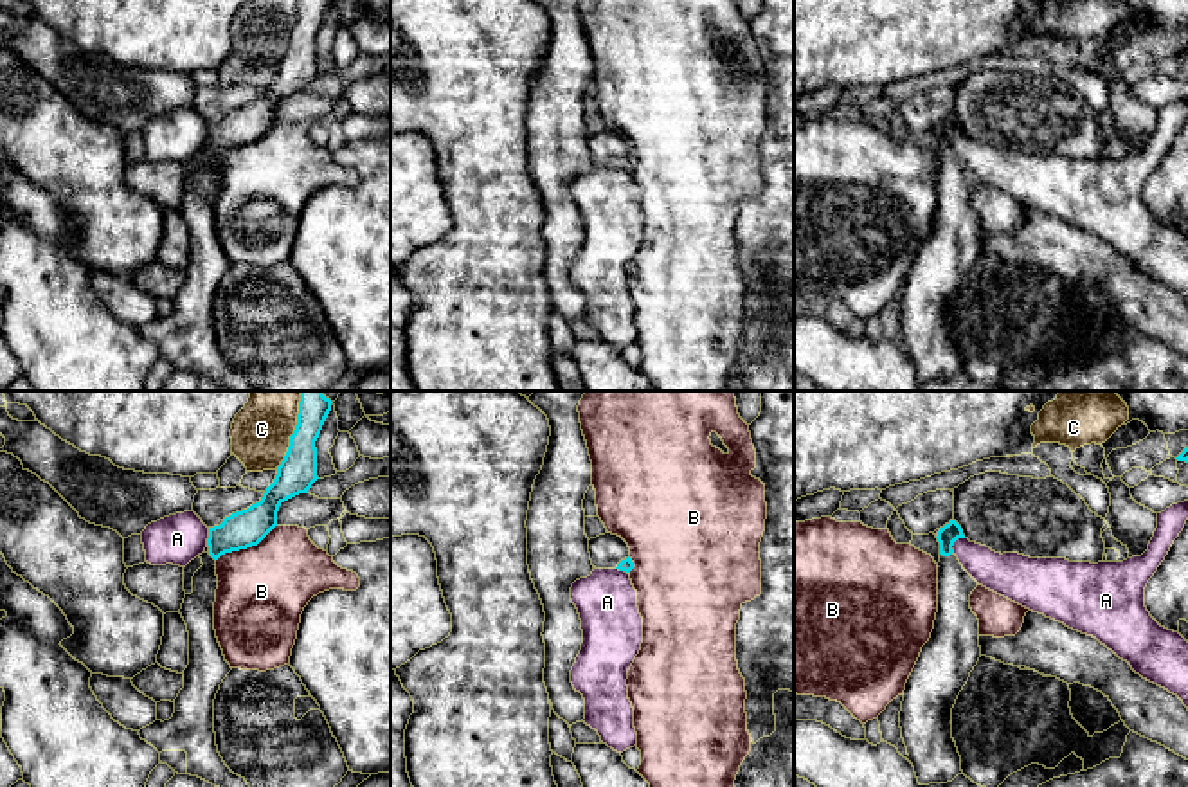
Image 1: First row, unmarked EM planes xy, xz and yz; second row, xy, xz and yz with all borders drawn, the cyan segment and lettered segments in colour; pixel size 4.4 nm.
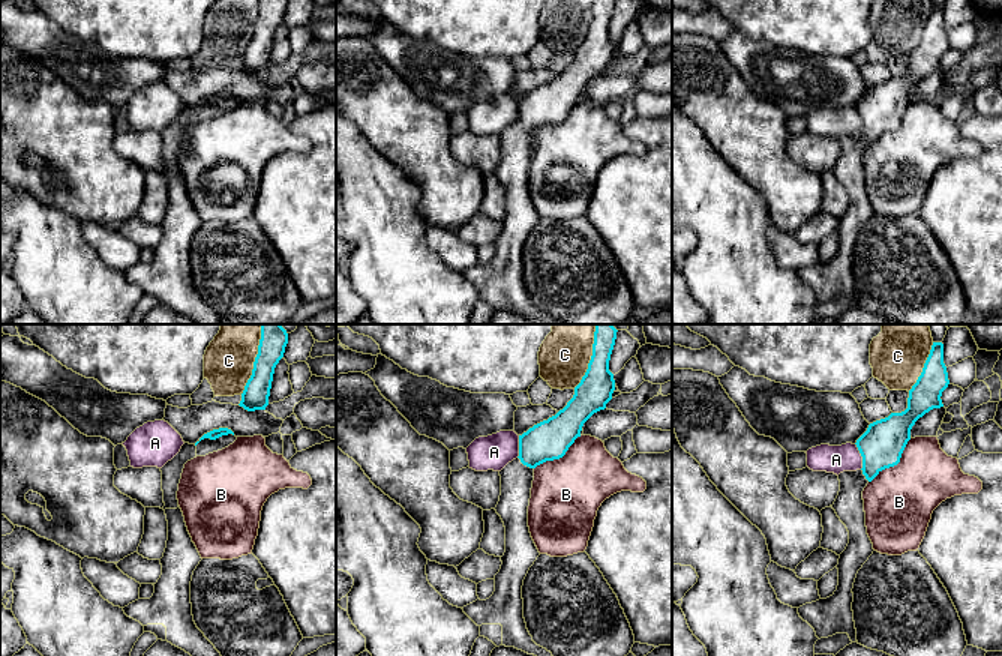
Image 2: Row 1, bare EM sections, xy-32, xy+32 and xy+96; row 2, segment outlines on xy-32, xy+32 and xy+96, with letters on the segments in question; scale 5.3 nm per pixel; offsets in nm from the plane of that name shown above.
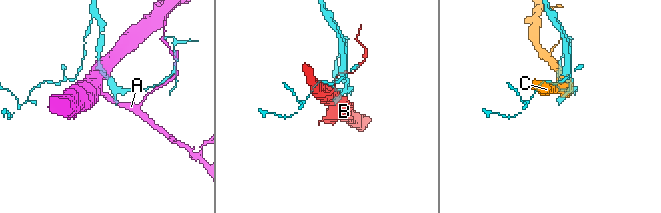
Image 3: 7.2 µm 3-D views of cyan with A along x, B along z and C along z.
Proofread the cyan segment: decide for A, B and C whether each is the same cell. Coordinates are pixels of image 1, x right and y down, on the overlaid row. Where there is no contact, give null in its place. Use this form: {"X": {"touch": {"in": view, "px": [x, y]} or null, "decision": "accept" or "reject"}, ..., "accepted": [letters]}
{"A": {"touch": {"in": "yz", "px": [954, 541]}, "decision": "reject"}, "B": {"touch": {"in": "xy", "px": [245, 548]}, "decision": "reject"}, "C": {"touch": {"in": "xy", "px": [294, 431]}, "decision": "reject"}, "accepted": []}

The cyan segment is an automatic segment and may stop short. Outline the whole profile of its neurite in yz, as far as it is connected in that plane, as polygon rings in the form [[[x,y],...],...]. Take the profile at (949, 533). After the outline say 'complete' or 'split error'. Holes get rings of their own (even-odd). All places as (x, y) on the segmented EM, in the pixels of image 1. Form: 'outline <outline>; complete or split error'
outline [[[950,520],[938,531],[938,612],[929,641],[905,683],[900,728],[918,783],[947,783],[961,774],[961,756],[952,738],[952,708],[970,672],[981,657],[979,620],[970,609],[970,594],[977,582],[963,569],[954,555],[954,542],[965,538],[961,526]]]; split error

